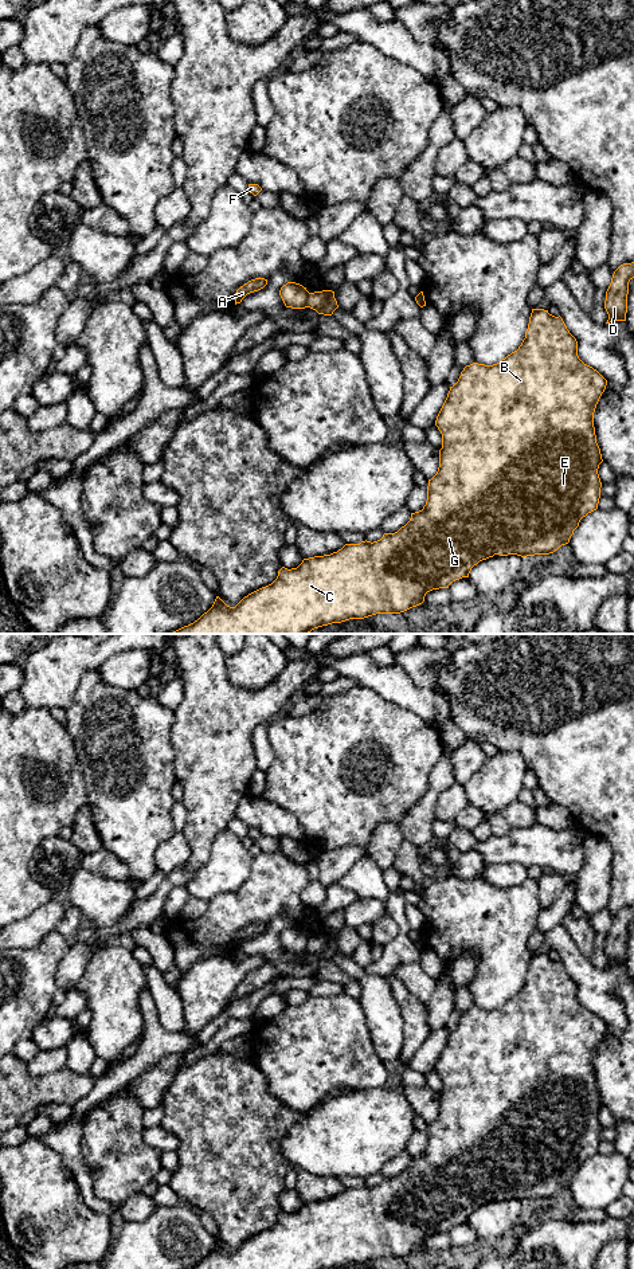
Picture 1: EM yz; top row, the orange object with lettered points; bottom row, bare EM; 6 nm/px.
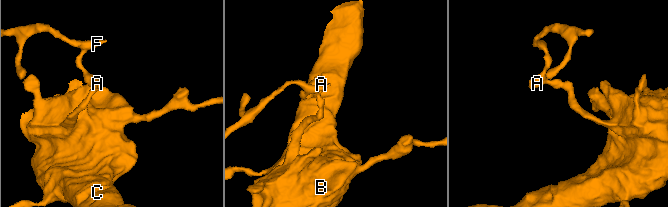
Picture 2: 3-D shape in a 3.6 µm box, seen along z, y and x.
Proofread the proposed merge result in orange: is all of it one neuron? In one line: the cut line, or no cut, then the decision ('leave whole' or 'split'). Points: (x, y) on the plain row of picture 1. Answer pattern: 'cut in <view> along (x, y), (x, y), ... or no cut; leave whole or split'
cut in yz along (309, 937), (305, 951); split

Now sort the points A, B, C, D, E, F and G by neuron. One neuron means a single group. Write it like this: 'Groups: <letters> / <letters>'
Groups: A F / B C D E G

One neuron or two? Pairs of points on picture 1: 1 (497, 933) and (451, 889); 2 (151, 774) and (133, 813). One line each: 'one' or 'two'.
1: one
2: one

